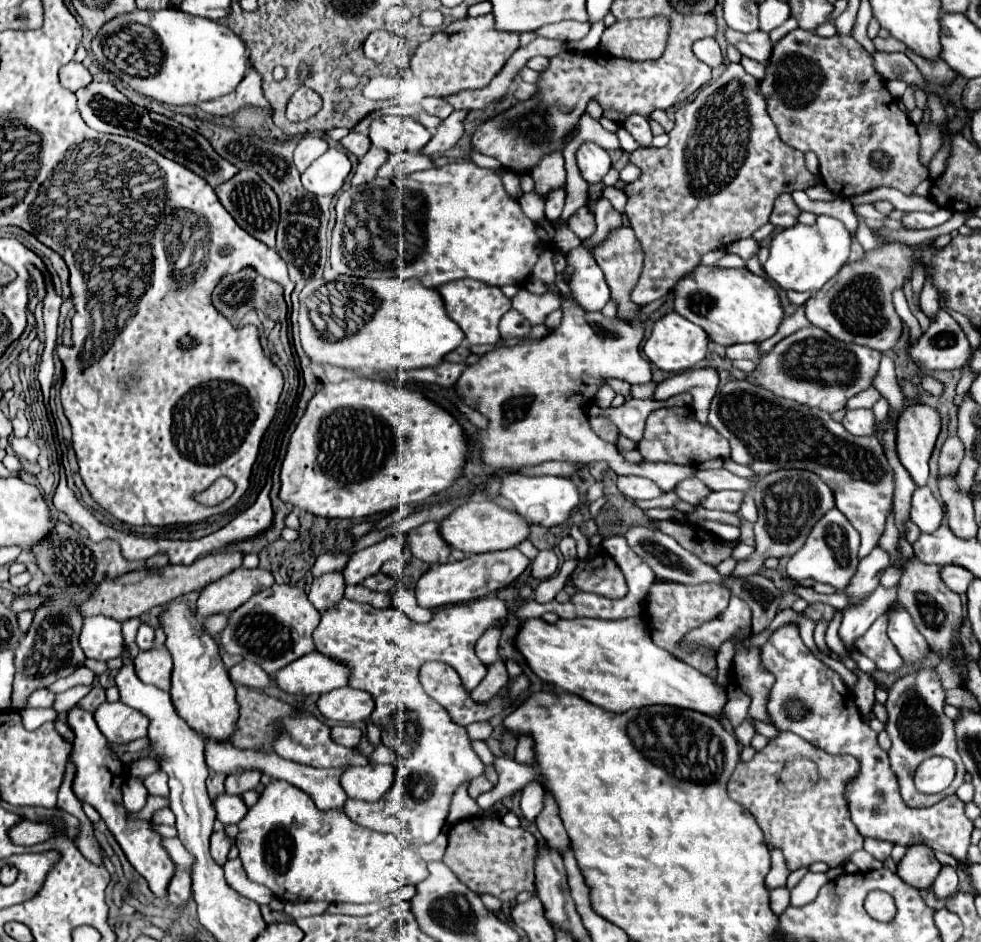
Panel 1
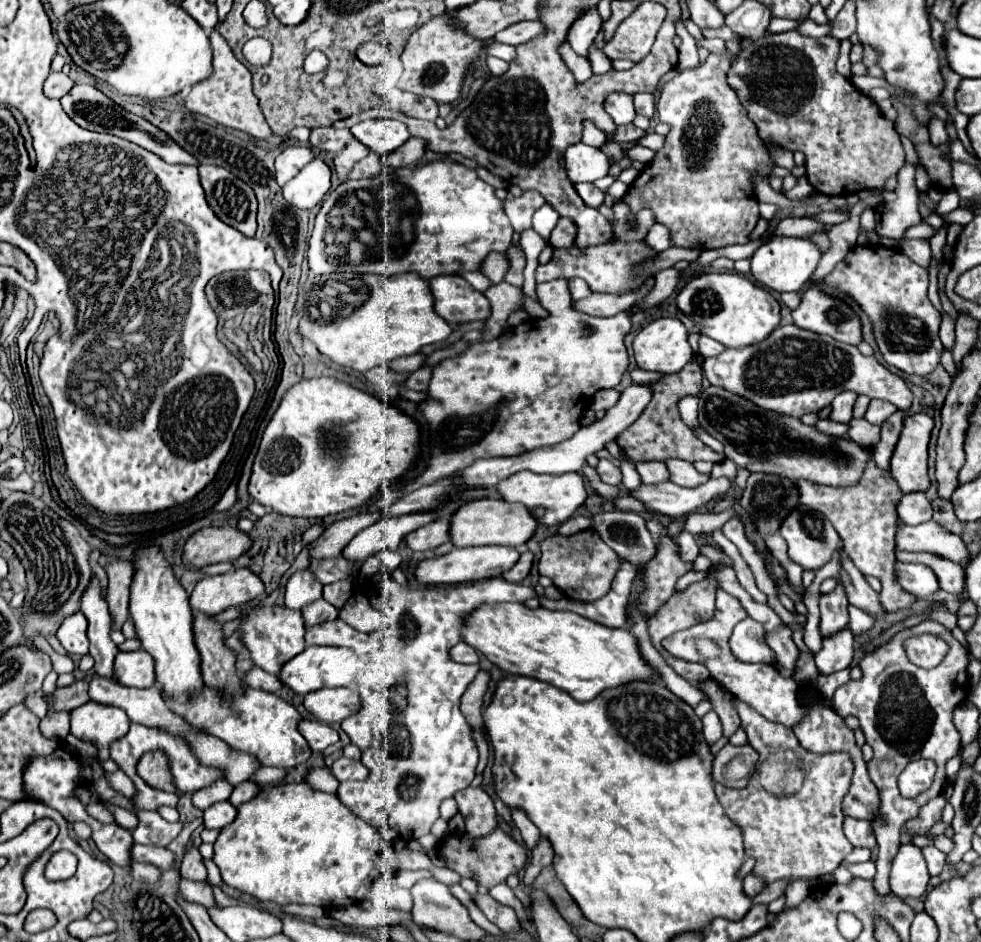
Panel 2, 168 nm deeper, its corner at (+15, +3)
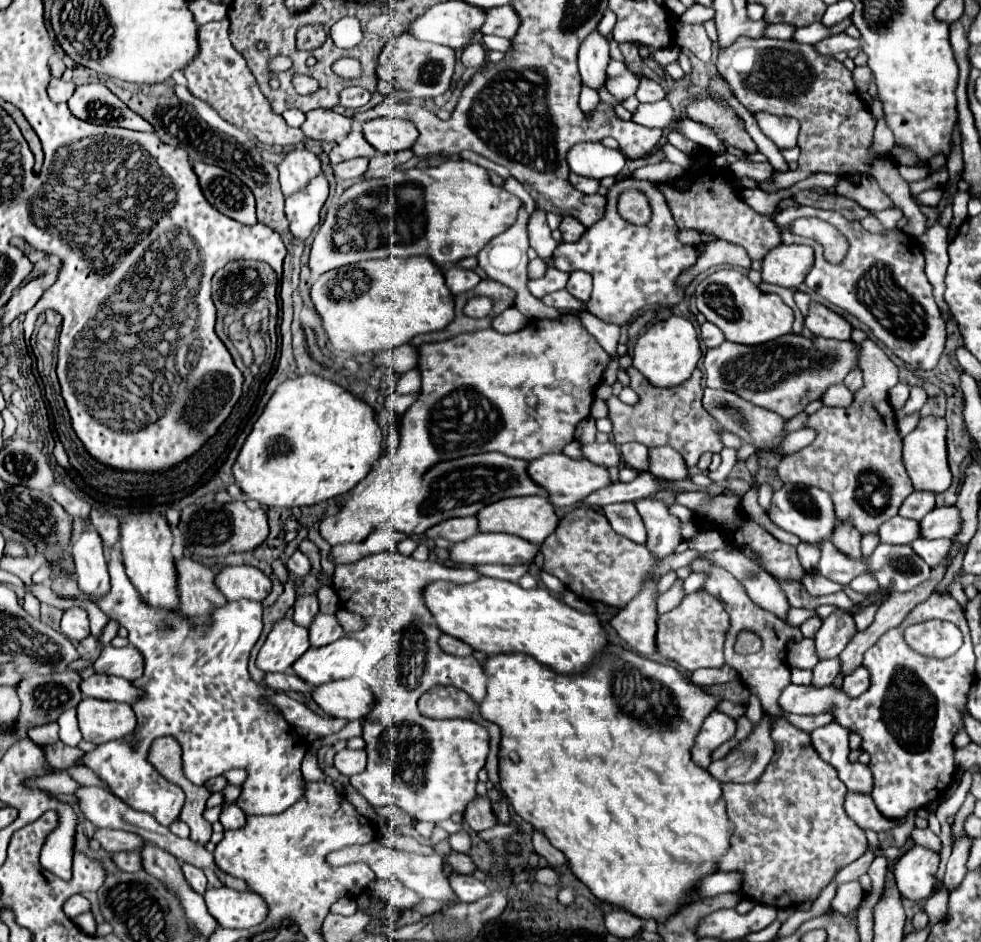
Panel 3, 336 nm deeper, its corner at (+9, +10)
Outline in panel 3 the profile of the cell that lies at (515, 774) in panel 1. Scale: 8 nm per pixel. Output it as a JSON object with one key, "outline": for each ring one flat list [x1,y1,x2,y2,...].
{"outline":[[608,644,606,654,600,654,592,666,580,674,580,676,558,676,550,668,534,662,530,656,524,654,500,654,490,656,484,674,488,678,488,694,480,704,482,718,496,722,500,726,500,790,506,794,508,802,516,810,518,816,522,816,532,826,544,830,548,840,554,848,564,852,568,866,572,874,590,888,590,892,602,900,612,904,614,908,628,910,630,914,642,918,642,920,656,920,658,924,666,922,670,916,674,916,682,906,686,906,690,900,698,900,696,888,702,878,718,872,718,858,722,858,728,848,734,834,734,824,730,822,726,814,726,802,722,796,720,782,708,774,708,770,698,768,692,760,692,746,700,732,700,726,704,718,714,710,718,704,718,698,704,694,700,688,690,684,676,666,654,662,648,658,642,658,638,654,626,652,618,644]]}

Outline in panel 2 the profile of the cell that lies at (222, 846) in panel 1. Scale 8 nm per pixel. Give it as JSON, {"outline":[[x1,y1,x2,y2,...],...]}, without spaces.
{"outline":[[192,847,192,849,184,855,180,875,182,875,184,879,192,879,192,881,206,881,206,867,204,867,202,855,198,853,196,847]]}

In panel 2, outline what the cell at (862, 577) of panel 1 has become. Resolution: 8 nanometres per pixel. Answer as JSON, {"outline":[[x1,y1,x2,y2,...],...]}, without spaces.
{"outline":[[838,585,838,589,834,589,832,593,820,597,820,613,822,613,820,617,822,639,832,637,848,627,848,599,842,585]]}

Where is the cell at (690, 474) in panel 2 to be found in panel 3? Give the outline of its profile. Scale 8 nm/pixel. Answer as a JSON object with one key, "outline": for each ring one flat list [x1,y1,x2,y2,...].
{"outline":[[670,446,650,450,650,472,666,480,686,480,690,476,682,454]]}

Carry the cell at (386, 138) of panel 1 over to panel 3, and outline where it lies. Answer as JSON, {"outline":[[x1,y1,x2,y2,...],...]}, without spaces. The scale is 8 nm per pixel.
{"outline":[[376,118,364,122,364,138,384,154,394,154,412,148,418,130,412,122,402,118]]}

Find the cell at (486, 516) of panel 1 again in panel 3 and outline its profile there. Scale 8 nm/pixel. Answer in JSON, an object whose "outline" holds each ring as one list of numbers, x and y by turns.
{"outline":[[522,496,522,498,502,498,494,504,484,506,478,514,478,532,506,532,520,536,532,544,542,544,558,524,554,508,546,502,544,496]]}

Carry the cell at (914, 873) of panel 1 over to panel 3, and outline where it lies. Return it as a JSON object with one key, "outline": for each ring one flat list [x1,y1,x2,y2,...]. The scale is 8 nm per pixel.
{"outline":[[924,846,910,848,894,866,896,886,908,900,924,900,934,892,940,856]]}

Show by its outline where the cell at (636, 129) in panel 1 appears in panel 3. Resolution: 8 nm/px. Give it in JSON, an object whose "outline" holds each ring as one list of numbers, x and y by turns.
{"outline":[[612,60,606,70,606,88,622,104,636,94,640,80,626,68,626,64]]}

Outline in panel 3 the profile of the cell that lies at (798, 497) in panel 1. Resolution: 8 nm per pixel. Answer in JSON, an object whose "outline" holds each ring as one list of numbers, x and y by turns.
{"outline":[[704,590,686,594,680,606,658,618,658,634,656,634,658,654,690,672,698,668,718,668,724,664,722,644,726,630,728,630,728,614,718,598,714,598]]}

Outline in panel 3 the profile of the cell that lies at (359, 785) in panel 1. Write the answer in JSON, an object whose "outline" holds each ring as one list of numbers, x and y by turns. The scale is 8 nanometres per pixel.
{"outline":[[350,748,340,750,334,756,334,766,346,776,358,774,366,768,366,752,364,750,350,750]]}

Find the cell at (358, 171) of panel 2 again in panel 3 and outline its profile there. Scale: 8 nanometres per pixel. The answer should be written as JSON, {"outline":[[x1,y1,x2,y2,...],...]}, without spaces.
{"outline":[[356,158,356,160,348,160,348,162,340,162,334,168,334,174,338,180,354,180,354,178,360,178,366,168,368,168,368,158]]}

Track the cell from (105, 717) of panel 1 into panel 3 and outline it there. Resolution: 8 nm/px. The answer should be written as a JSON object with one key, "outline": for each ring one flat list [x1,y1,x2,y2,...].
{"outline":[[84,698,78,704,78,726,84,740,104,744,132,734,136,718,130,704]]}

